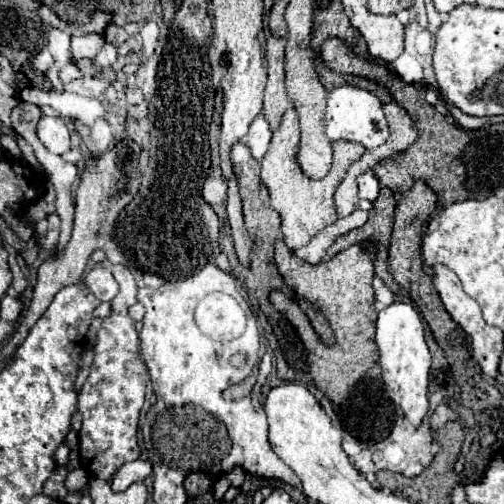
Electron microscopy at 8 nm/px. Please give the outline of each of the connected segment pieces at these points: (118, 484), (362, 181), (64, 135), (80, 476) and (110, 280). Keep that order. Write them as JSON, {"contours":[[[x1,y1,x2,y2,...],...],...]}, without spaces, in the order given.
{"contours":[[[141,459,129,461,129,463,121,465,121,467,117,469,117,473,113,475,113,479,111,479,111,489,113,489,113,491,125,491,131,483,143,481,145,477,149,477,151,471,153,471,151,461,141,461]],[[373,171,363,173,363,175,357,179,357,183,359,183,359,197,361,197,361,199,369,199,369,201,375,201,375,199,377,199,381,185,379,185,379,181,377,181,377,177,375,177]],[[43,115,37,125,37,137,55,155,63,155,65,151,69,151,69,129,59,117]],[[75,469,69,471,65,487,69,489,69,493,81,493,81,489,87,485,87,473,83,469]],[[93,267,85,277,85,285,101,301,111,301,117,295,117,281,107,267]]]}

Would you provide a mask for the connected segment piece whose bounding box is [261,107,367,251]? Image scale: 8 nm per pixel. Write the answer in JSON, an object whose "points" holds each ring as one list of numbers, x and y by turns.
{"points":[[291,107,285,111,283,121,277,131,273,131,269,149,261,161,261,181,267,185,271,195,271,207,281,215,281,231,287,247,291,251,297,251,299,247,305,247,321,229,325,229,329,223,337,219,337,209,333,203,333,193,337,185,343,181,349,165,353,165,367,149,361,143,339,139,333,143,333,165,325,179,313,181,307,179,303,169,297,161,299,151,299,115]]}

